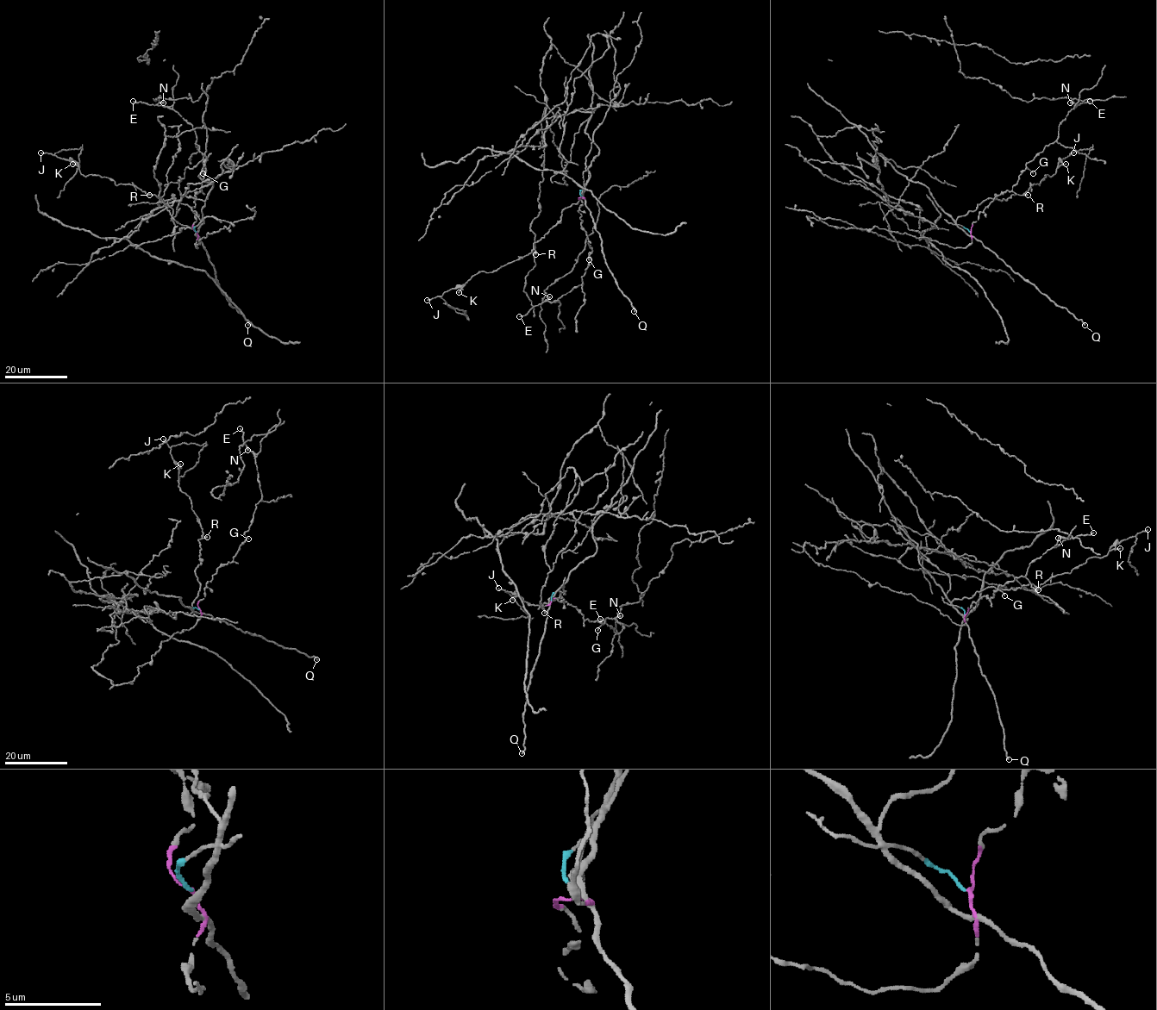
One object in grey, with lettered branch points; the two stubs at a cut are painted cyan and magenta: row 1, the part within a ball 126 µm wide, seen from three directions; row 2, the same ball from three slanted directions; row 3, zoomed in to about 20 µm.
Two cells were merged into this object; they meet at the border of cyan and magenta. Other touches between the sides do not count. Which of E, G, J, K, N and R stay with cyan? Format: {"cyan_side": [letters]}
{"cyan_side": ["J", "K", "R"]}

